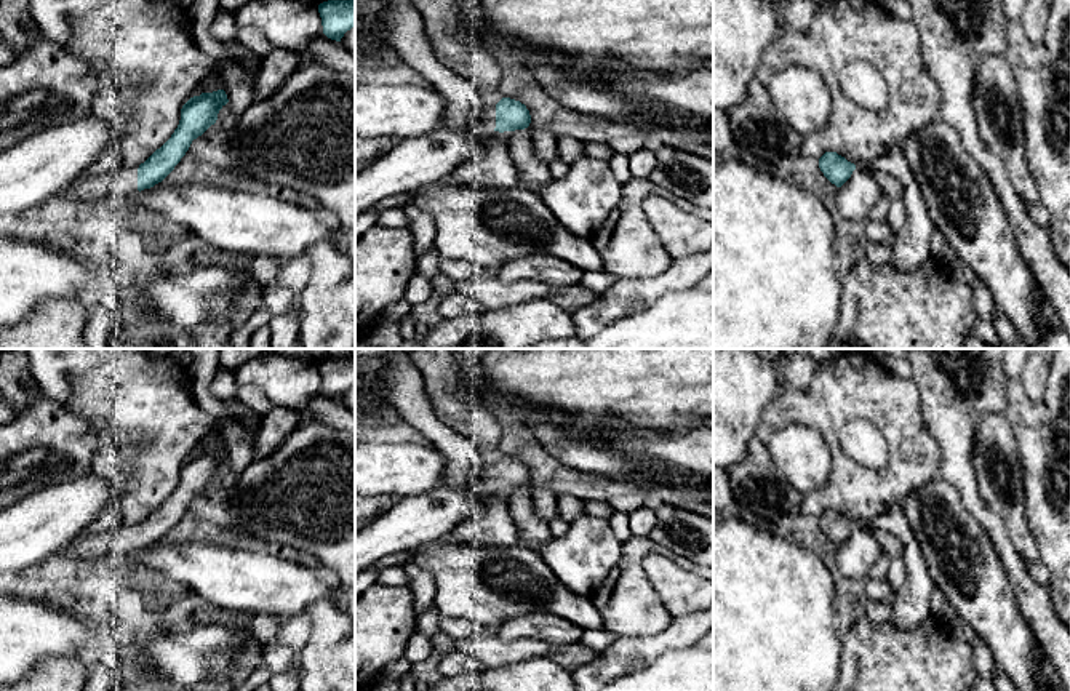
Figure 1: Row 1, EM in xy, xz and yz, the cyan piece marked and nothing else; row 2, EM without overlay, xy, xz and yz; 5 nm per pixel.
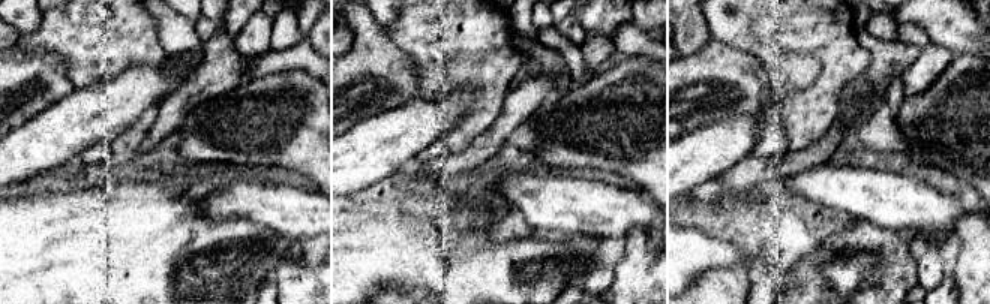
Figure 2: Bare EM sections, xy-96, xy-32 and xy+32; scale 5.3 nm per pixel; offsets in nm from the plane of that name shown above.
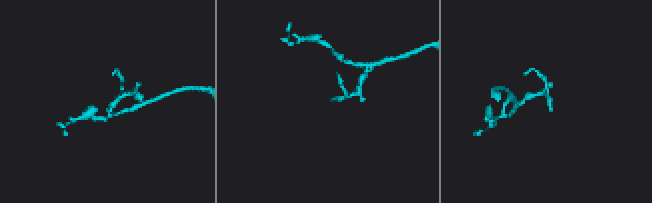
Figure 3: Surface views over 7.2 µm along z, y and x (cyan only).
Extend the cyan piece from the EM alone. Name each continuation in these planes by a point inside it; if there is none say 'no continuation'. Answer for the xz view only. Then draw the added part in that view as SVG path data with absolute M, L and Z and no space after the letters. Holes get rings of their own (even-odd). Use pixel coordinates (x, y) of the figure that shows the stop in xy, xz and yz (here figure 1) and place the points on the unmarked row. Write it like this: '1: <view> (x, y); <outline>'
1: xz (487, 472); M496 462L478 464L477 477L481 480L485 486L494 488L496 486Z

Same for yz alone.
no continuation

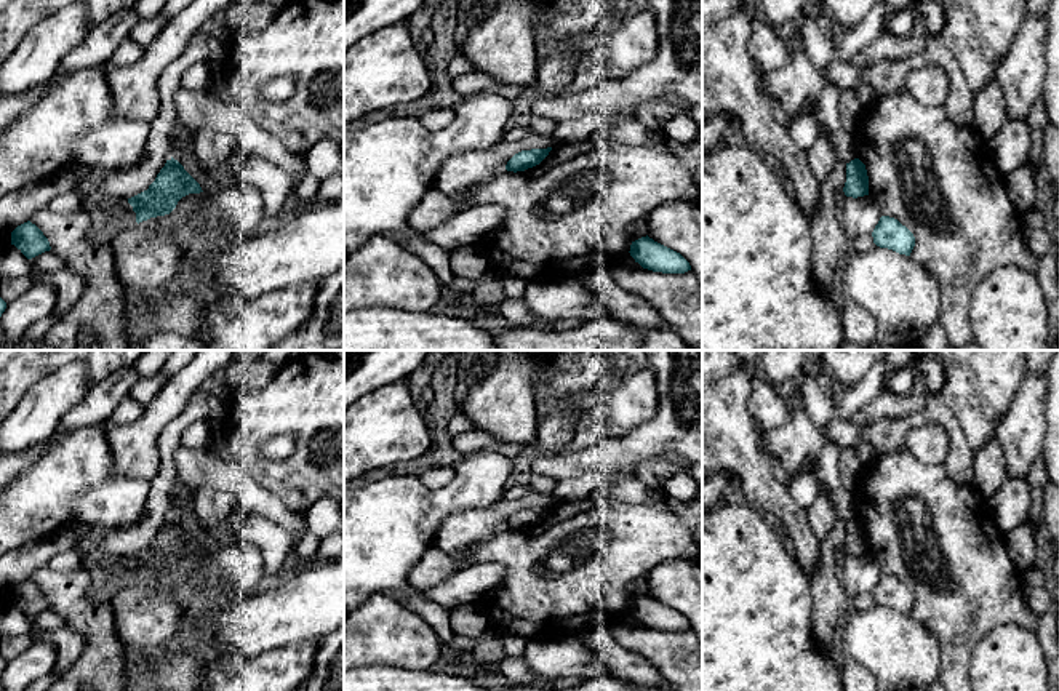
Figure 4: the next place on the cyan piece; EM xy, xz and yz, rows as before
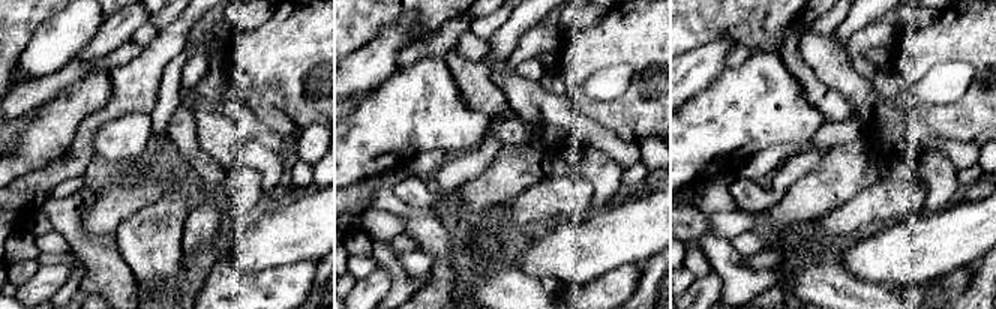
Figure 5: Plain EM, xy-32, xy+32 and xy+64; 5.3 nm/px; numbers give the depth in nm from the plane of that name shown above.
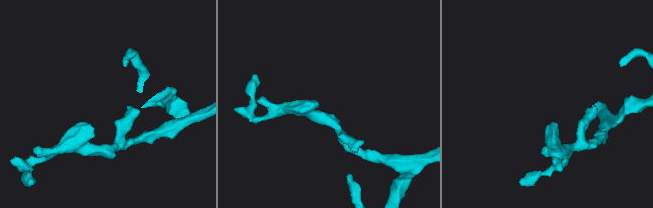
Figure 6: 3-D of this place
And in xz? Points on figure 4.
no continuation

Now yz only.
no continuation

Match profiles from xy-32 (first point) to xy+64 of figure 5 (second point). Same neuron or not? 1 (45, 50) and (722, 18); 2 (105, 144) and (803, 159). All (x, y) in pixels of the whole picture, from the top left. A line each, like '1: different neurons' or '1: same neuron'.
1: different neurons
2: different neurons

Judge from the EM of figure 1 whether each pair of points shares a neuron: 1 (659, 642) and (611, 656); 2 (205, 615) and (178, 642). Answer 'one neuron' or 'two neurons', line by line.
1: one neuron
2: two neurons

